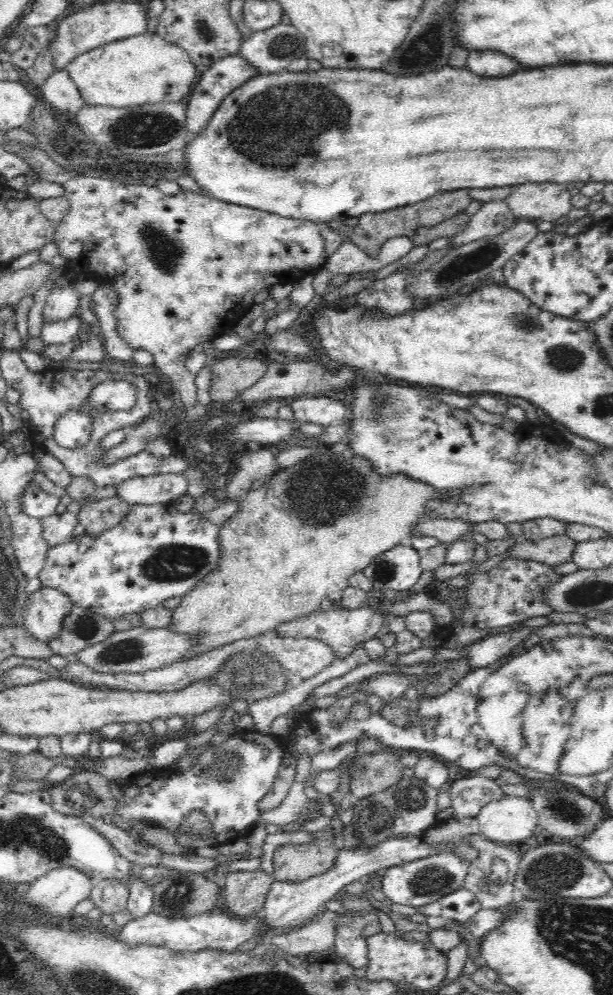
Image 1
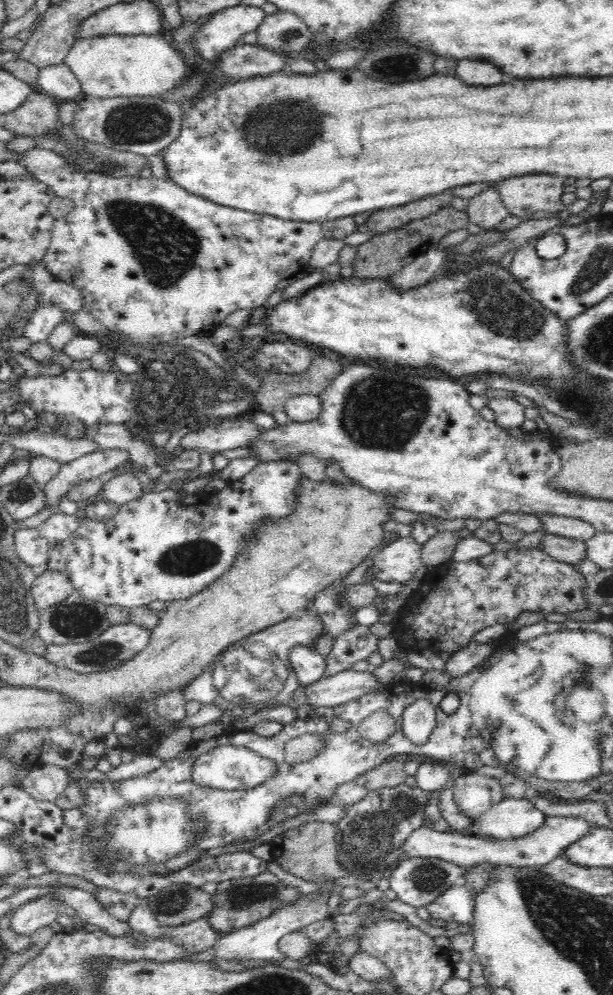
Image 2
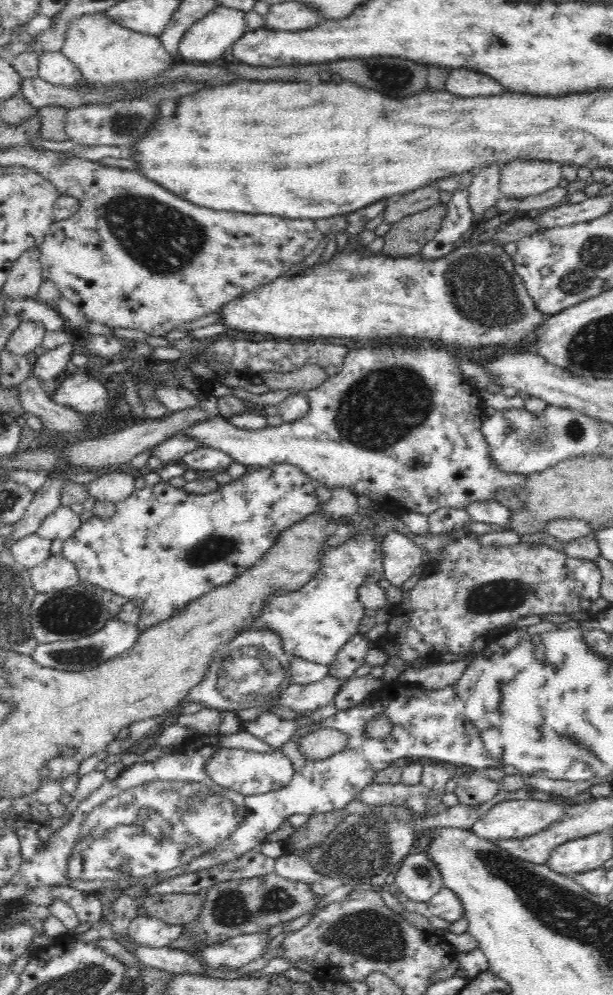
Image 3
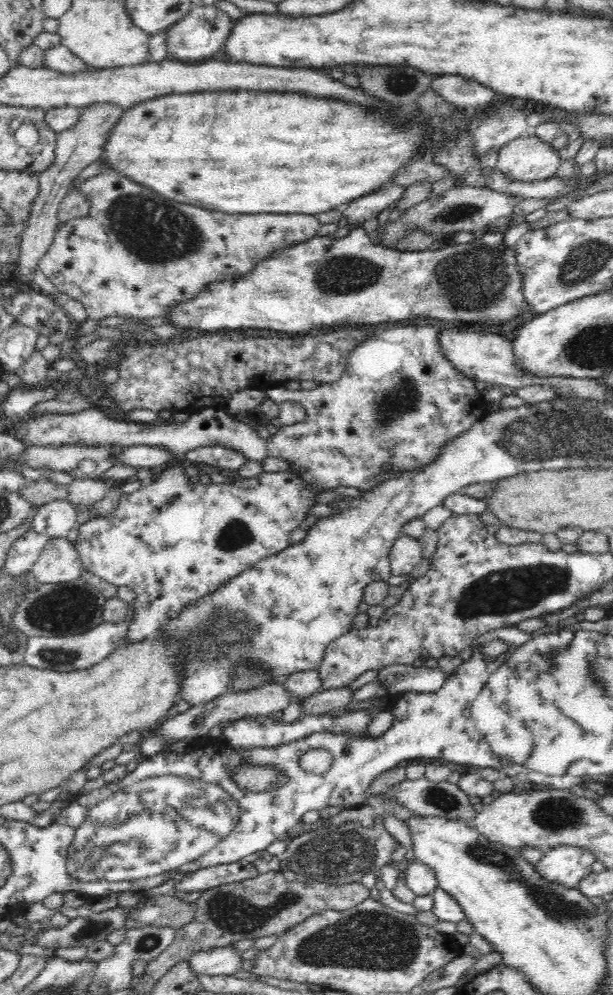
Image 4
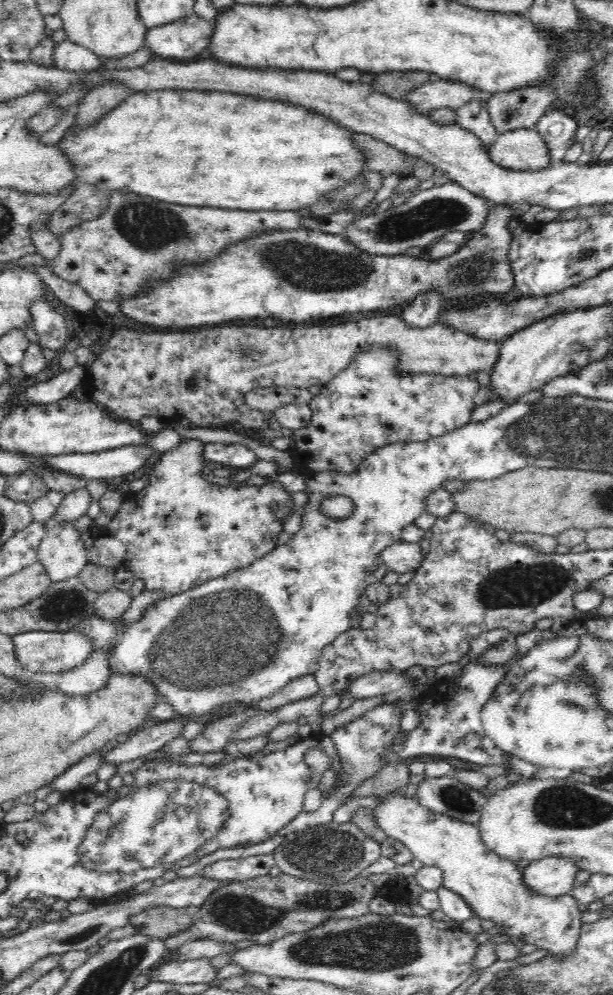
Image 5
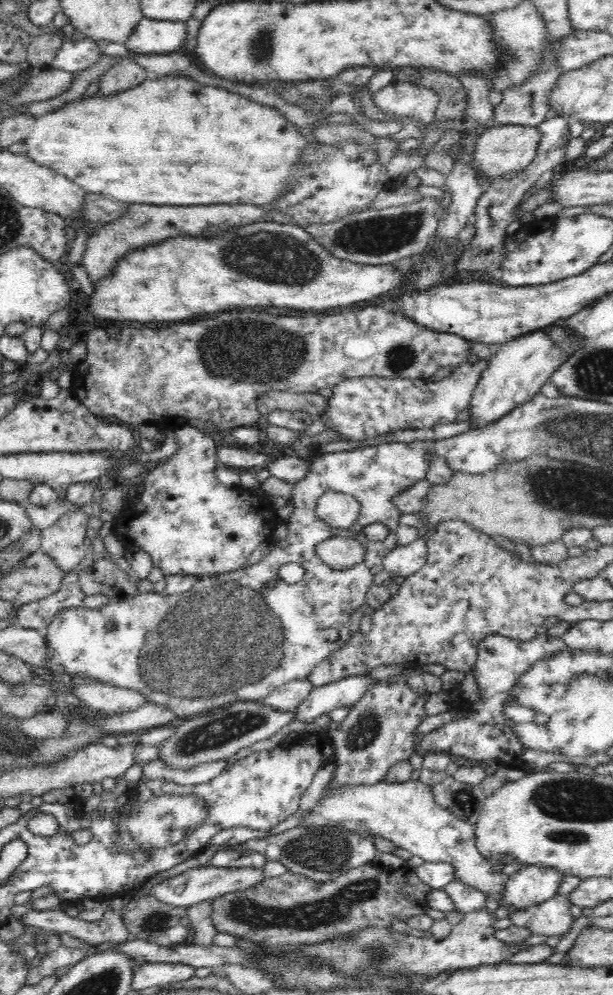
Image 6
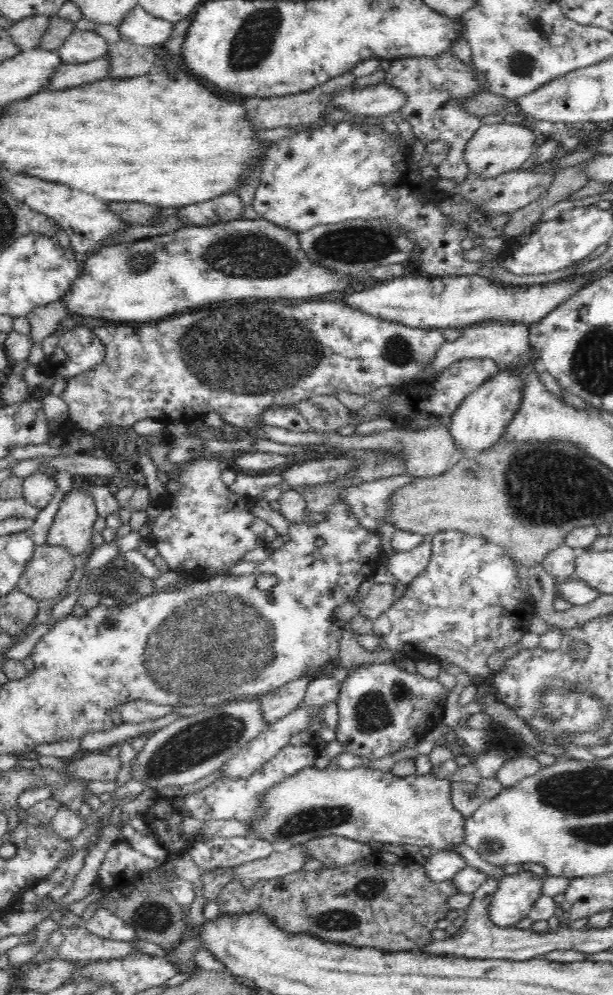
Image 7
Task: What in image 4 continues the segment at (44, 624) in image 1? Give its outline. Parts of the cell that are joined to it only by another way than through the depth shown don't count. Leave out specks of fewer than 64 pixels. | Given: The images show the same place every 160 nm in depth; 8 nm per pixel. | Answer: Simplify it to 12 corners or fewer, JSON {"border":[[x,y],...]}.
{"border":[[52,538],[32,568],[39,584],[81,578],[74,542]]}

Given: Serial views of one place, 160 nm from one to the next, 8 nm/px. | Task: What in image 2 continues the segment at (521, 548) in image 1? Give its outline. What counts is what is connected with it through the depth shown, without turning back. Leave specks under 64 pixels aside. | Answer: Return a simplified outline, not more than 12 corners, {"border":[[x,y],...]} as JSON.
{"border":[[546,533],[538,546],[554,560],[587,559],[584,540]]}

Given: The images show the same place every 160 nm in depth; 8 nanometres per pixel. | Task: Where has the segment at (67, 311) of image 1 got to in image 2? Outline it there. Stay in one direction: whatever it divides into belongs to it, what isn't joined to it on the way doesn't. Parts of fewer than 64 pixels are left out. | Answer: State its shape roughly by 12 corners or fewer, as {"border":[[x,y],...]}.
{"border":[[54,303],[41,304],[28,320],[24,336],[46,341],[64,320]]}

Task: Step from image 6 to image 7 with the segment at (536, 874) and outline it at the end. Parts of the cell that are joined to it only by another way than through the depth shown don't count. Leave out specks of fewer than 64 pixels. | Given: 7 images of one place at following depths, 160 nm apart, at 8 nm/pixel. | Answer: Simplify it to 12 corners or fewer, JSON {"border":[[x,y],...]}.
{"border":[[504,875],[488,908],[496,927],[527,918],[544,877]]}

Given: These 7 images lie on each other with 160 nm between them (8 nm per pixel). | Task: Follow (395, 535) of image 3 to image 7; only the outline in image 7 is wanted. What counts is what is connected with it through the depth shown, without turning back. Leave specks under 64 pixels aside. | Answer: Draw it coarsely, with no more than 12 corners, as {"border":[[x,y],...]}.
{"border":[[432,535],[410,552],[386,560],[402,584],[422,574],[432,558]]}

